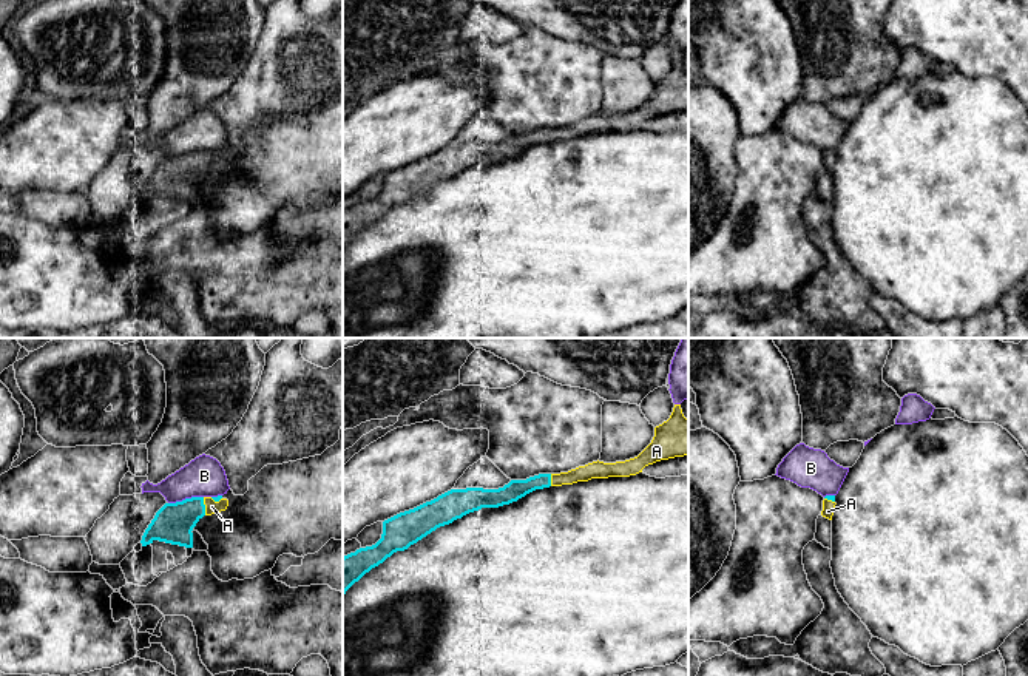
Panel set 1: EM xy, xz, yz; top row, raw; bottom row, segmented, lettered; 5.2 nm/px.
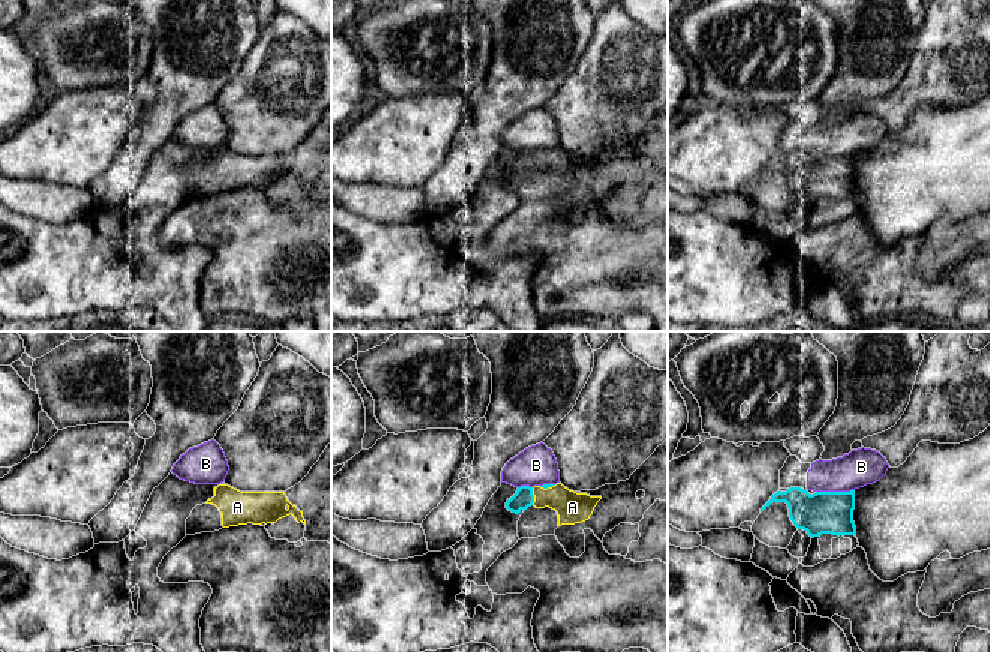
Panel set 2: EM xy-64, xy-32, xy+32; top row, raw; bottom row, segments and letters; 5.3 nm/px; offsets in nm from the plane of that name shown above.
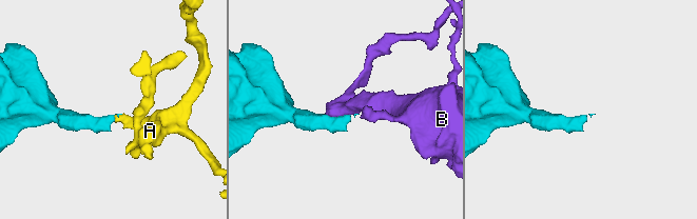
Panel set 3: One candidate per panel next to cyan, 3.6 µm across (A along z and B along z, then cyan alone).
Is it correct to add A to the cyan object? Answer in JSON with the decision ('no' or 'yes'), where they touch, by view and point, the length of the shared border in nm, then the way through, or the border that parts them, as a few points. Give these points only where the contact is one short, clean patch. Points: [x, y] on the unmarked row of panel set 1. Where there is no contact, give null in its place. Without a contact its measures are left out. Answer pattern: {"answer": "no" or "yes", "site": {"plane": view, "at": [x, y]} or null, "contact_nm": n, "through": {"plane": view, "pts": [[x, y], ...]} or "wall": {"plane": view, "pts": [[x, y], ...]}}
{"answer": "yes", "site": {"plane": "xy", "at": [204, 161]}, "contact_nm": 100, "through": {"plane": "xy", "pts": [[173, 178], [190, 164], [204, 161], [212, 161]]}}

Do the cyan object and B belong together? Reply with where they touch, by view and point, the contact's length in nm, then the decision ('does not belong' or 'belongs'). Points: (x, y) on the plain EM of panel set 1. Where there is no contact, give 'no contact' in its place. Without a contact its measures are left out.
xy (185, 153) | 190 nm | does not belong

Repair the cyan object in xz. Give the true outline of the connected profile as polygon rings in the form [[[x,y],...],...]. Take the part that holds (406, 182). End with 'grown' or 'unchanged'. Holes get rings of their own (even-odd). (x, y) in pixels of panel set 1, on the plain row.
[[[675,59],[667,76],[654,82],[651,97],[634,113],[616,117],[593,116],[560,128],[539,128],[526,134],[511,134],[499,144],[451,144],[414,164],[383,176],[381,193],[343,211],[343,252],[372,222],[397,205],[404,205],[440,181],[482,162],[499,162],[550,140],[573,139],[591,133],[630,131],[661,114],[688,110],[688,74],[681,59]]] | grown

